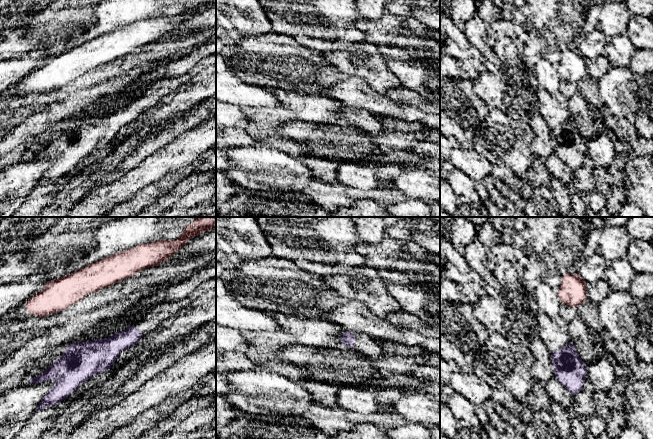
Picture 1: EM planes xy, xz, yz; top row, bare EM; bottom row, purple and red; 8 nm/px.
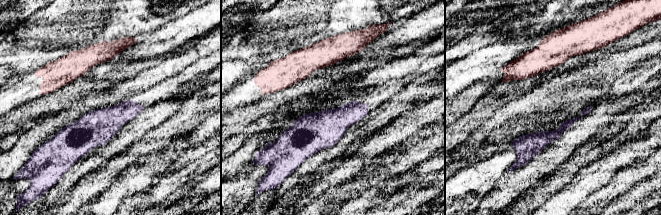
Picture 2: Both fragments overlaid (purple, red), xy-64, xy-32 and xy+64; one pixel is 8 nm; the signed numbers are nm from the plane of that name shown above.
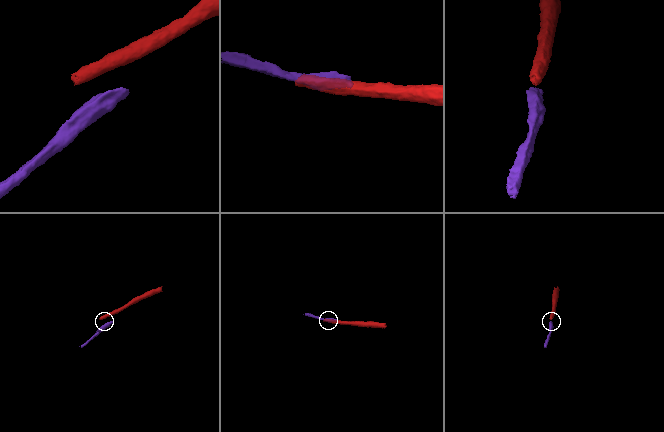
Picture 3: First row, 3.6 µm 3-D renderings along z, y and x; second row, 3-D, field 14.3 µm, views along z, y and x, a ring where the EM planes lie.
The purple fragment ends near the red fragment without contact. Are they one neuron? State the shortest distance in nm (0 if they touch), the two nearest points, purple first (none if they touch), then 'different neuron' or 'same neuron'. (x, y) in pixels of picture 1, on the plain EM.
280 nm | xy (70, 120), (59, 87) | different neuron

